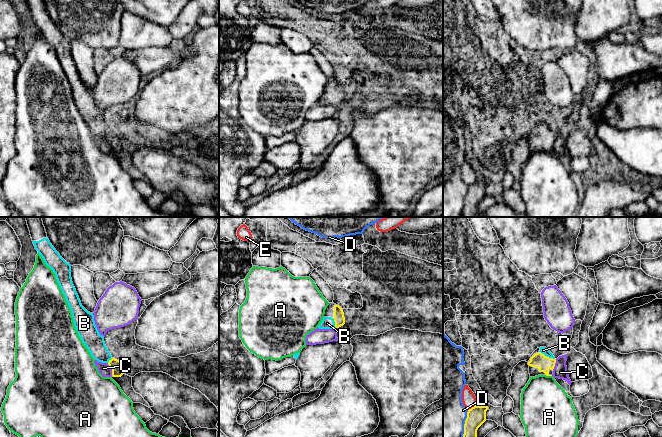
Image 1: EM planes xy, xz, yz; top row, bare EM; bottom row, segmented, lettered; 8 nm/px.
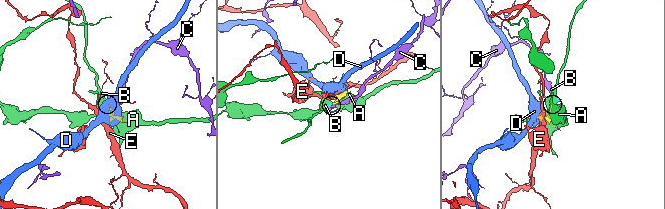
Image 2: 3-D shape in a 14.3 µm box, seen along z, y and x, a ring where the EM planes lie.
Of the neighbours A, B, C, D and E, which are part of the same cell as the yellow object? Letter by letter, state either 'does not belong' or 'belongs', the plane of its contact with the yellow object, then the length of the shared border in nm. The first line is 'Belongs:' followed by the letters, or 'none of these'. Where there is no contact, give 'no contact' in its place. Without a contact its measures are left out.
Belongs: B
A: does not belong | yz | 60 nm
B: belongs | yz | 140 nm
C: does not belong | xy | 110 nm
D: does not belong | yz | 260 nm
E: does not belong | yz | 80 nm

